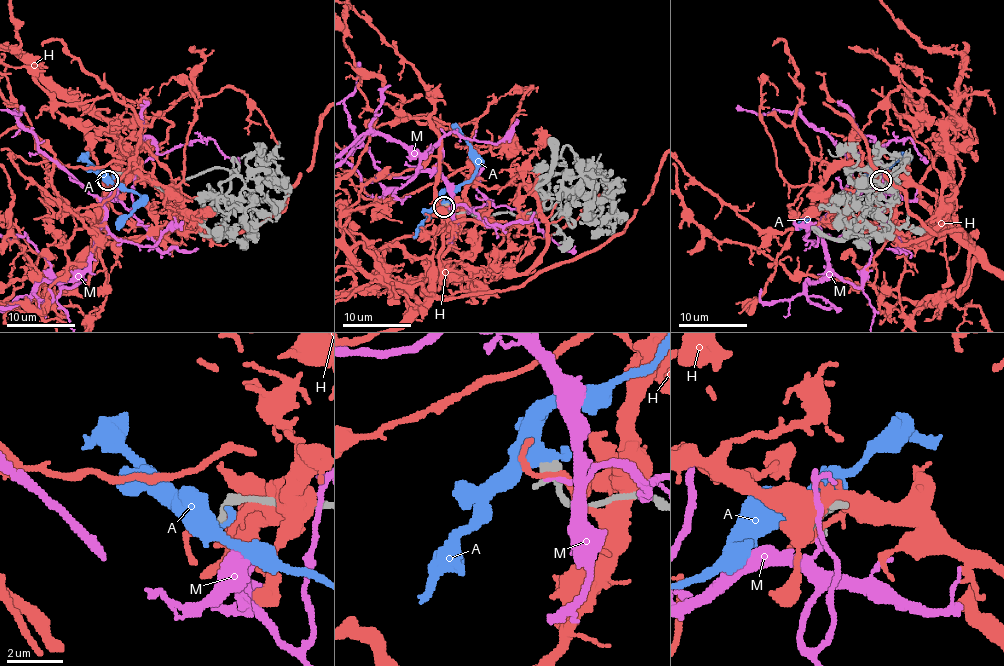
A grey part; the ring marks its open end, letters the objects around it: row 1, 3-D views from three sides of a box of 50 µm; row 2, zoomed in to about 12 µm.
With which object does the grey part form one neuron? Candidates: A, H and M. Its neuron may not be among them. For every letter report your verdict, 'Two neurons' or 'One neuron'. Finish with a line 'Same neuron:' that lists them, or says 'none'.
A: Two neurons
H: Two neurons
M: Two neurons
Same neuron: none

